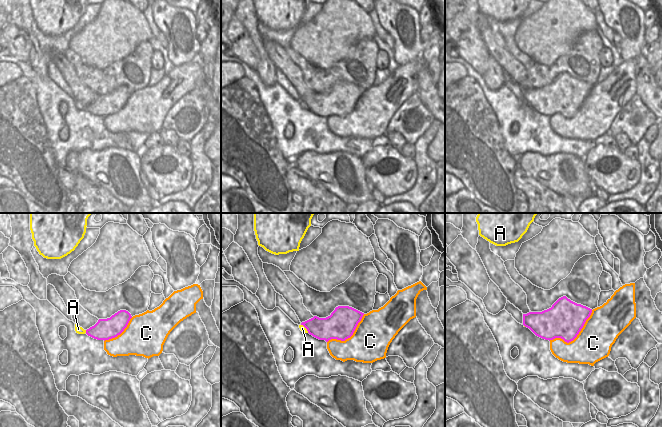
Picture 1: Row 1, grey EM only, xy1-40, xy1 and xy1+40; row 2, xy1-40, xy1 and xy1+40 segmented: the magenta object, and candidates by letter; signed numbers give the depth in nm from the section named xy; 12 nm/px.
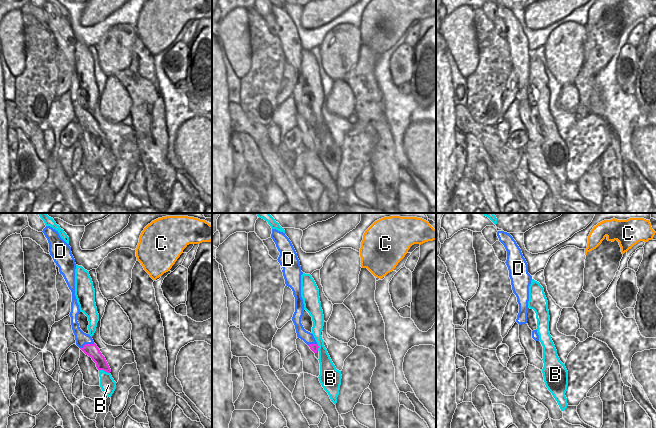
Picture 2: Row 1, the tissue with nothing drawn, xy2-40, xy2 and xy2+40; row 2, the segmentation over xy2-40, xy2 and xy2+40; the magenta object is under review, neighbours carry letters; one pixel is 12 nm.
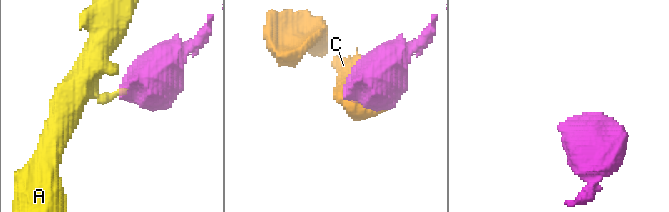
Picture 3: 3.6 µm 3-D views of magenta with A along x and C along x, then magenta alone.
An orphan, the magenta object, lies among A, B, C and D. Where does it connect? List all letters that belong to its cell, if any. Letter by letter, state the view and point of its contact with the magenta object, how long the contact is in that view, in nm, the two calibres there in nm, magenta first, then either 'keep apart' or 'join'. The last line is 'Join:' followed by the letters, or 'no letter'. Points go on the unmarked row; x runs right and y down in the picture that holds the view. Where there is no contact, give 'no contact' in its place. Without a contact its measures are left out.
A: meets magenta in xy1-40 at (86, 107); contact 40 nm long; 260 nm thick on the magenta side, 90 nm on the other; keep apart
B: meets magenta in xy2-40 at (104, 146); contact 140 nm long; 140 nm thick on the magenta side, 190 nm on the other; keep apart
C: meets magenta in xy1+40 at (575, 113); contact 650 nm long; 460 nm thick on the magenta side, 440 nm on the other; keep apart
D: meets magenta in xy2-40 at (87, 120); contact 190 nm long; 150 nm thick on the magenta side, 150 nm on the other; keep apart
Join: no letter

